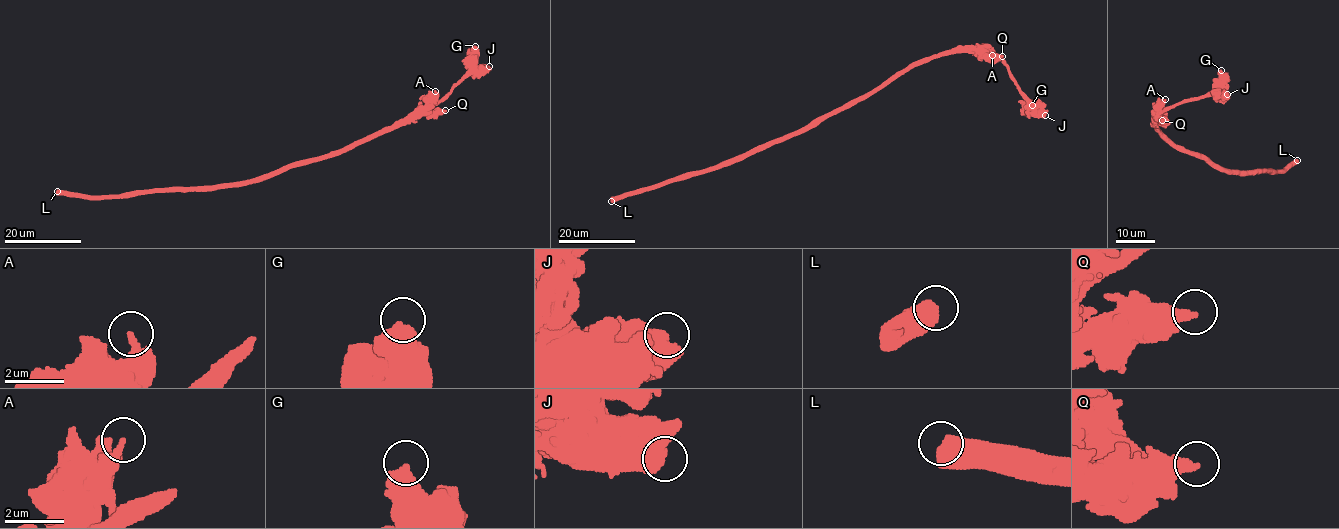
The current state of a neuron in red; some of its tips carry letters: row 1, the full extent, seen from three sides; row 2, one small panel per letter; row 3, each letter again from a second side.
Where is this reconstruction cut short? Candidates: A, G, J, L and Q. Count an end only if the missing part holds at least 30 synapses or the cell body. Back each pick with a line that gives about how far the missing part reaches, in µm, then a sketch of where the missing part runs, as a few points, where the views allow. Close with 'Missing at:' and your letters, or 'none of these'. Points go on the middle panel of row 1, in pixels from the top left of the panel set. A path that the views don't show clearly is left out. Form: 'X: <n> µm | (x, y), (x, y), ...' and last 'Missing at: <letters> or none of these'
L: 50 µm
Missing at: L

